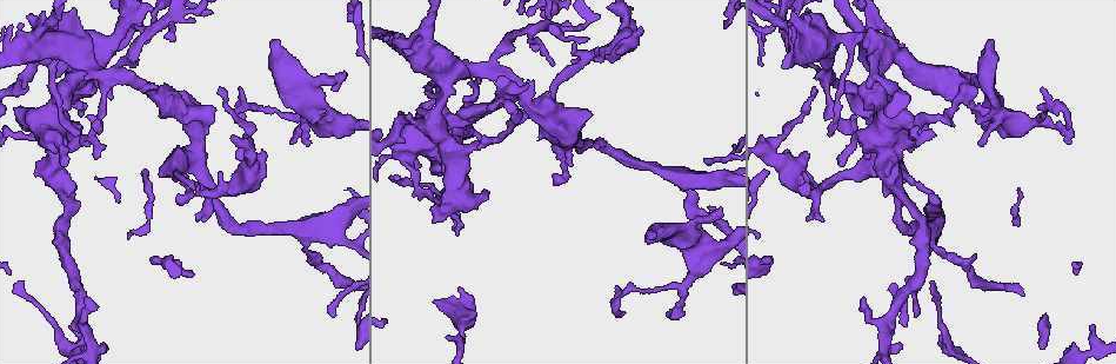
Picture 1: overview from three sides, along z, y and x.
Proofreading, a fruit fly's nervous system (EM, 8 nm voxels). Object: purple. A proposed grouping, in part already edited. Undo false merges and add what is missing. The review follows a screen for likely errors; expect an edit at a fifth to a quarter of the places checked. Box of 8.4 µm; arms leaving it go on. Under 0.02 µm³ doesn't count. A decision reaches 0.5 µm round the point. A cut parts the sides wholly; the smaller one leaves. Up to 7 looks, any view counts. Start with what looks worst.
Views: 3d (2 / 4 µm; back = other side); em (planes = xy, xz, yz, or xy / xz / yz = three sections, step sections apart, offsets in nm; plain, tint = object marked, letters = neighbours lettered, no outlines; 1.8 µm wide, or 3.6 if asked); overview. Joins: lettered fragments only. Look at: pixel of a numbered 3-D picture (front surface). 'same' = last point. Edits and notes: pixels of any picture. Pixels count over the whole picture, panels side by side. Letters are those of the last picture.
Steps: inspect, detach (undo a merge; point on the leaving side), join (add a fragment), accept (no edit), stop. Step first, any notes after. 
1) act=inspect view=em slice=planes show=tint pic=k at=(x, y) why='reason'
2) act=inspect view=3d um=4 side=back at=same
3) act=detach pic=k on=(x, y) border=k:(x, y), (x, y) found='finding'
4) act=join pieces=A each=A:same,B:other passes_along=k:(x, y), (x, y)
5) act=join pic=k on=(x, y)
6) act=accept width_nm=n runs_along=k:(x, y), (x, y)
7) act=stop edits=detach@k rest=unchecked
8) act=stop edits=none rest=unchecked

act=inspect view=em slice=planes show=letters pic=1 at=(991, 44) why='free end'

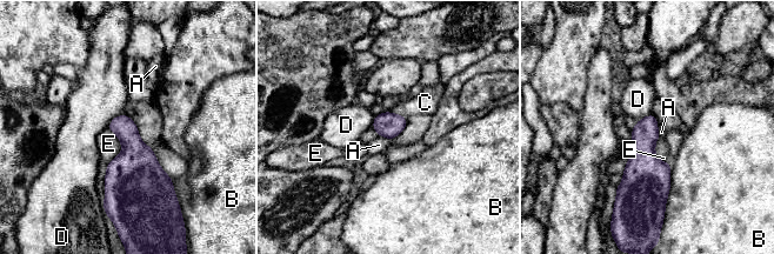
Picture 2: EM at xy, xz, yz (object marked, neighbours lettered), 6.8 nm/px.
act=accept width_nm=180 longest_contact=B:340nm each=A:other,B:other,C:other,D:other,E:other found='none of them fits'

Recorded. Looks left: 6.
act=inspect view=3d um=4 pic=1 at=(333, 87) why='an open end'

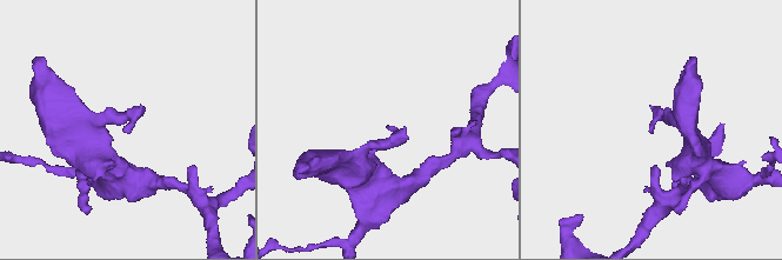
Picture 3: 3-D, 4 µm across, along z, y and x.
act=inspect view=em slice=xy step=16 show=letters pic=3 at=(124, 129)

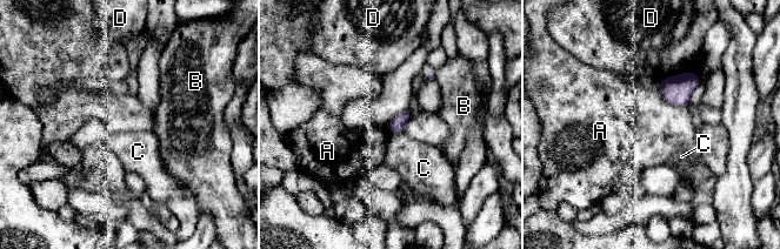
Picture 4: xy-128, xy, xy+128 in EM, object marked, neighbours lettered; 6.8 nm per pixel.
act=inspect view=em slice=planes show=letters at=same

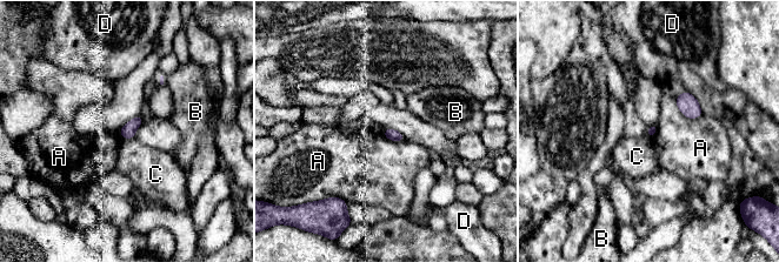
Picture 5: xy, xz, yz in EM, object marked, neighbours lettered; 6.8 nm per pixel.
act=accept each=A:other,B:other,C:other,D:other border=5:(119, 134), (134, 139) found='no lettered fragment goes on from it'

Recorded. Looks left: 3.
act=inspect view=3d um=2 side=back pic=1 at=(667, 315) why='branch stops here'

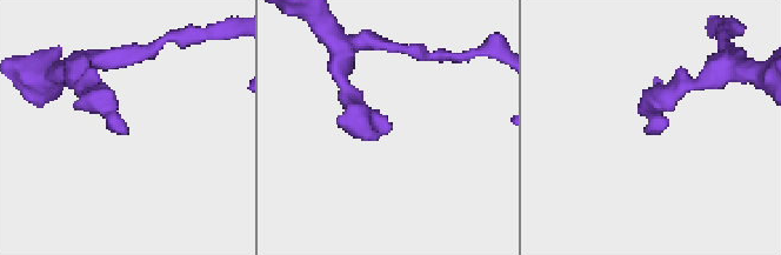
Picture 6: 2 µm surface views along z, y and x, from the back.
act=inspect view=em slice=yz step=4 show=letters pic=6 at=(128, 134)

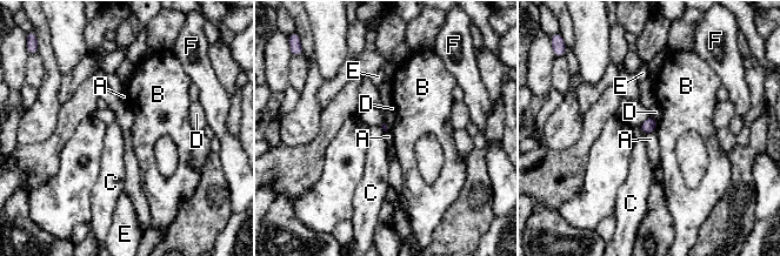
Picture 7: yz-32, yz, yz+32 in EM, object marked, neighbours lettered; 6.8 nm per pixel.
act=inspect view=em slice=planes show=letters at=same why='cut it another way'

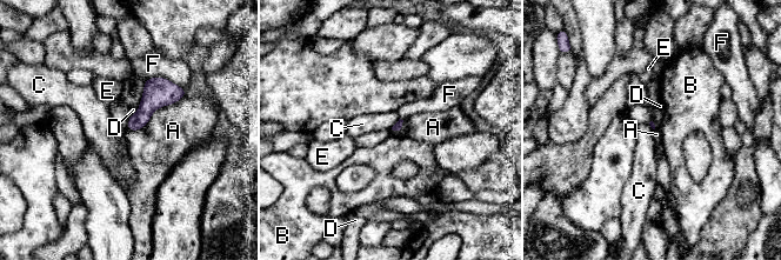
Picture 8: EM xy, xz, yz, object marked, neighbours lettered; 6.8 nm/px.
act=accept each=A:other,B:other,C:other,D:other,E:other,F:other border=8:(187, 92), (127, 130) found='no lettered fragment goes on from it'

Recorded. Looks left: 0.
act=stop edits=none rest=unchecked

